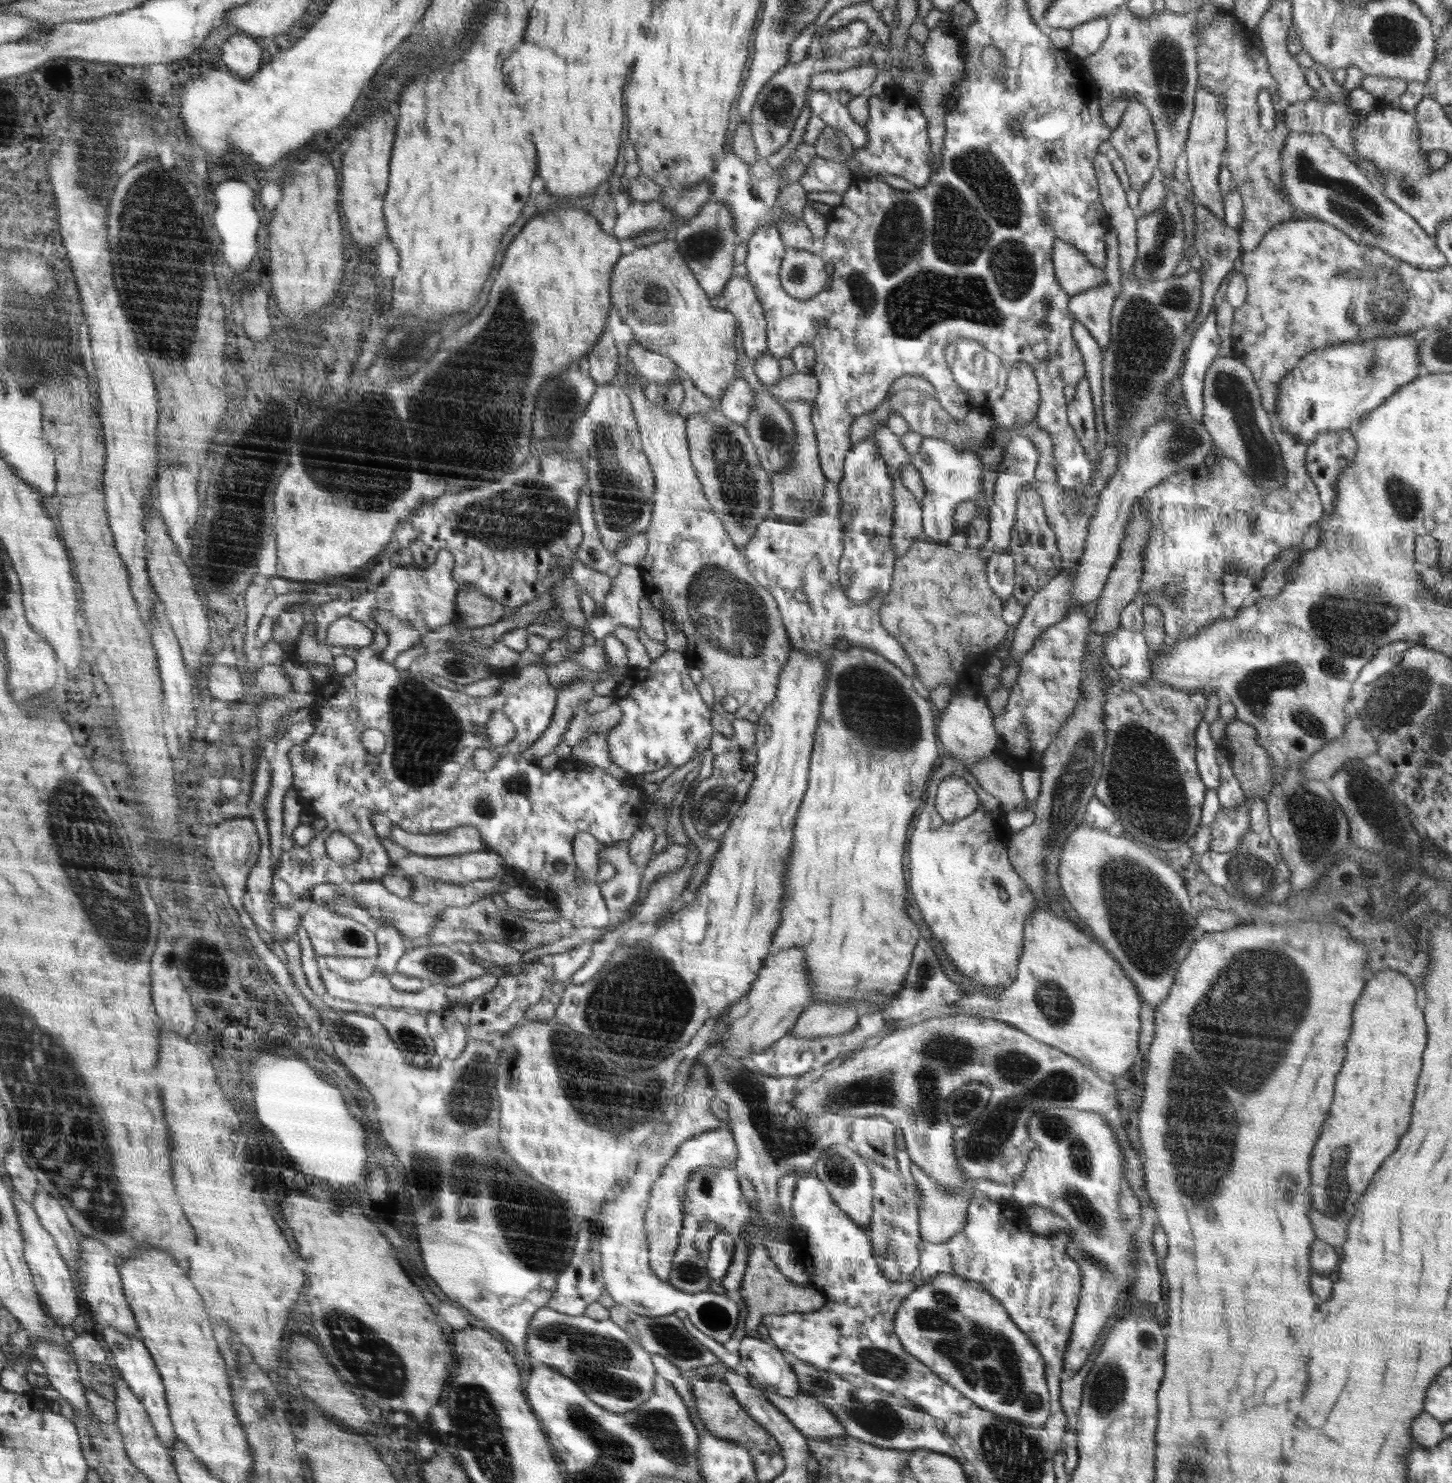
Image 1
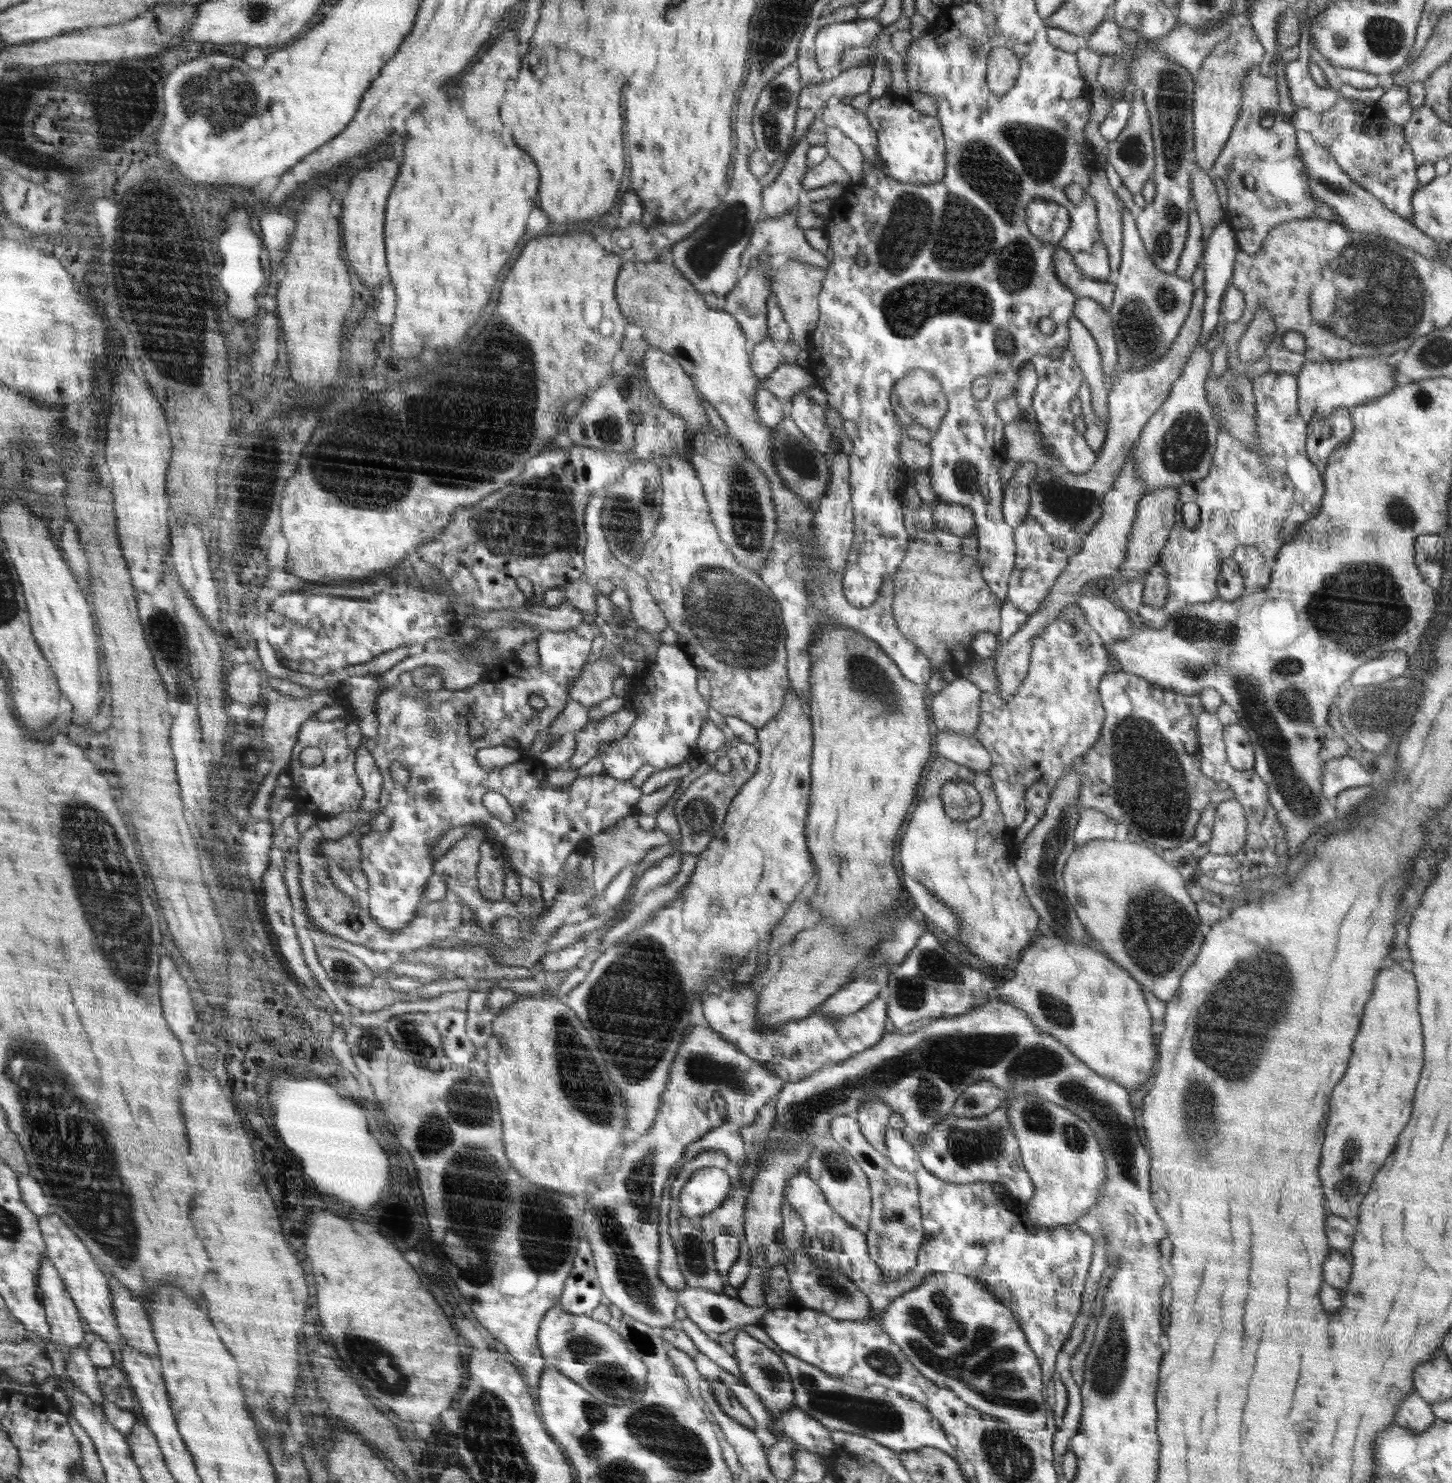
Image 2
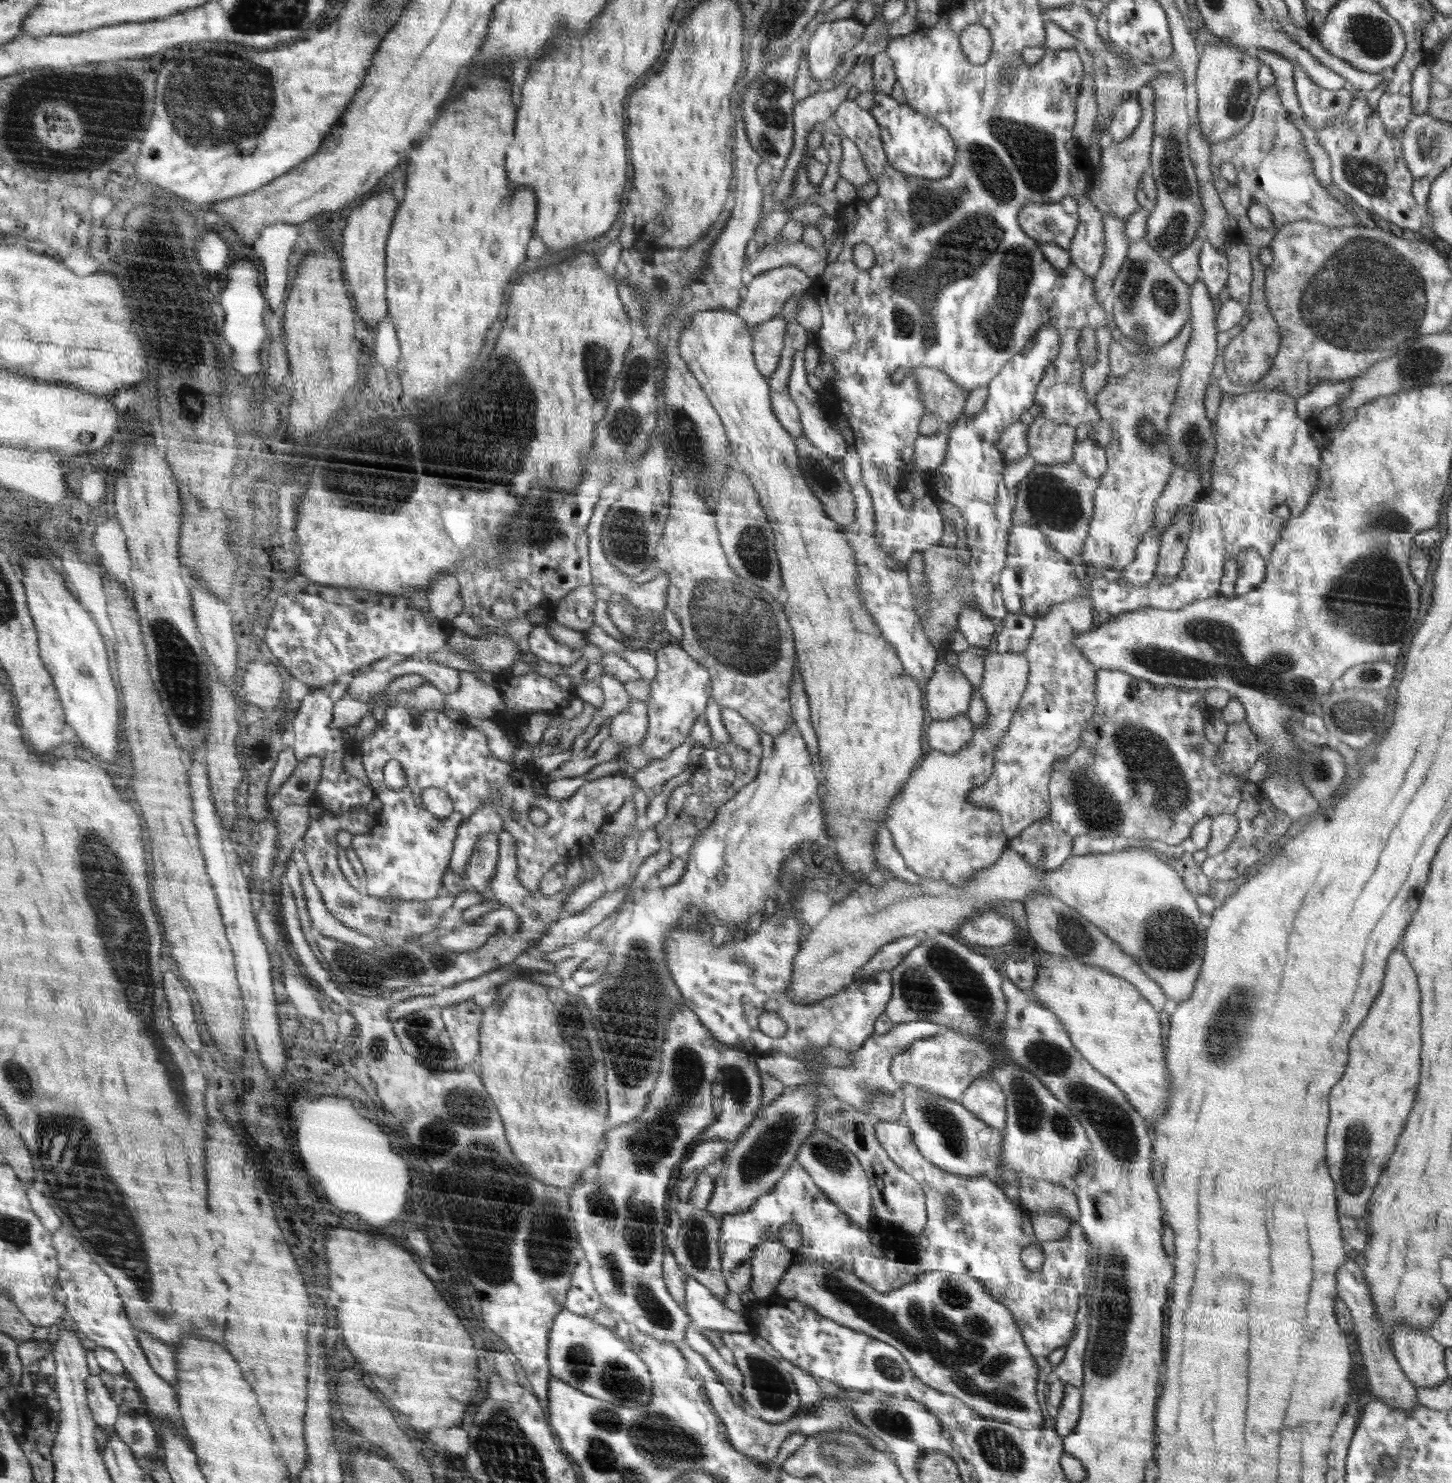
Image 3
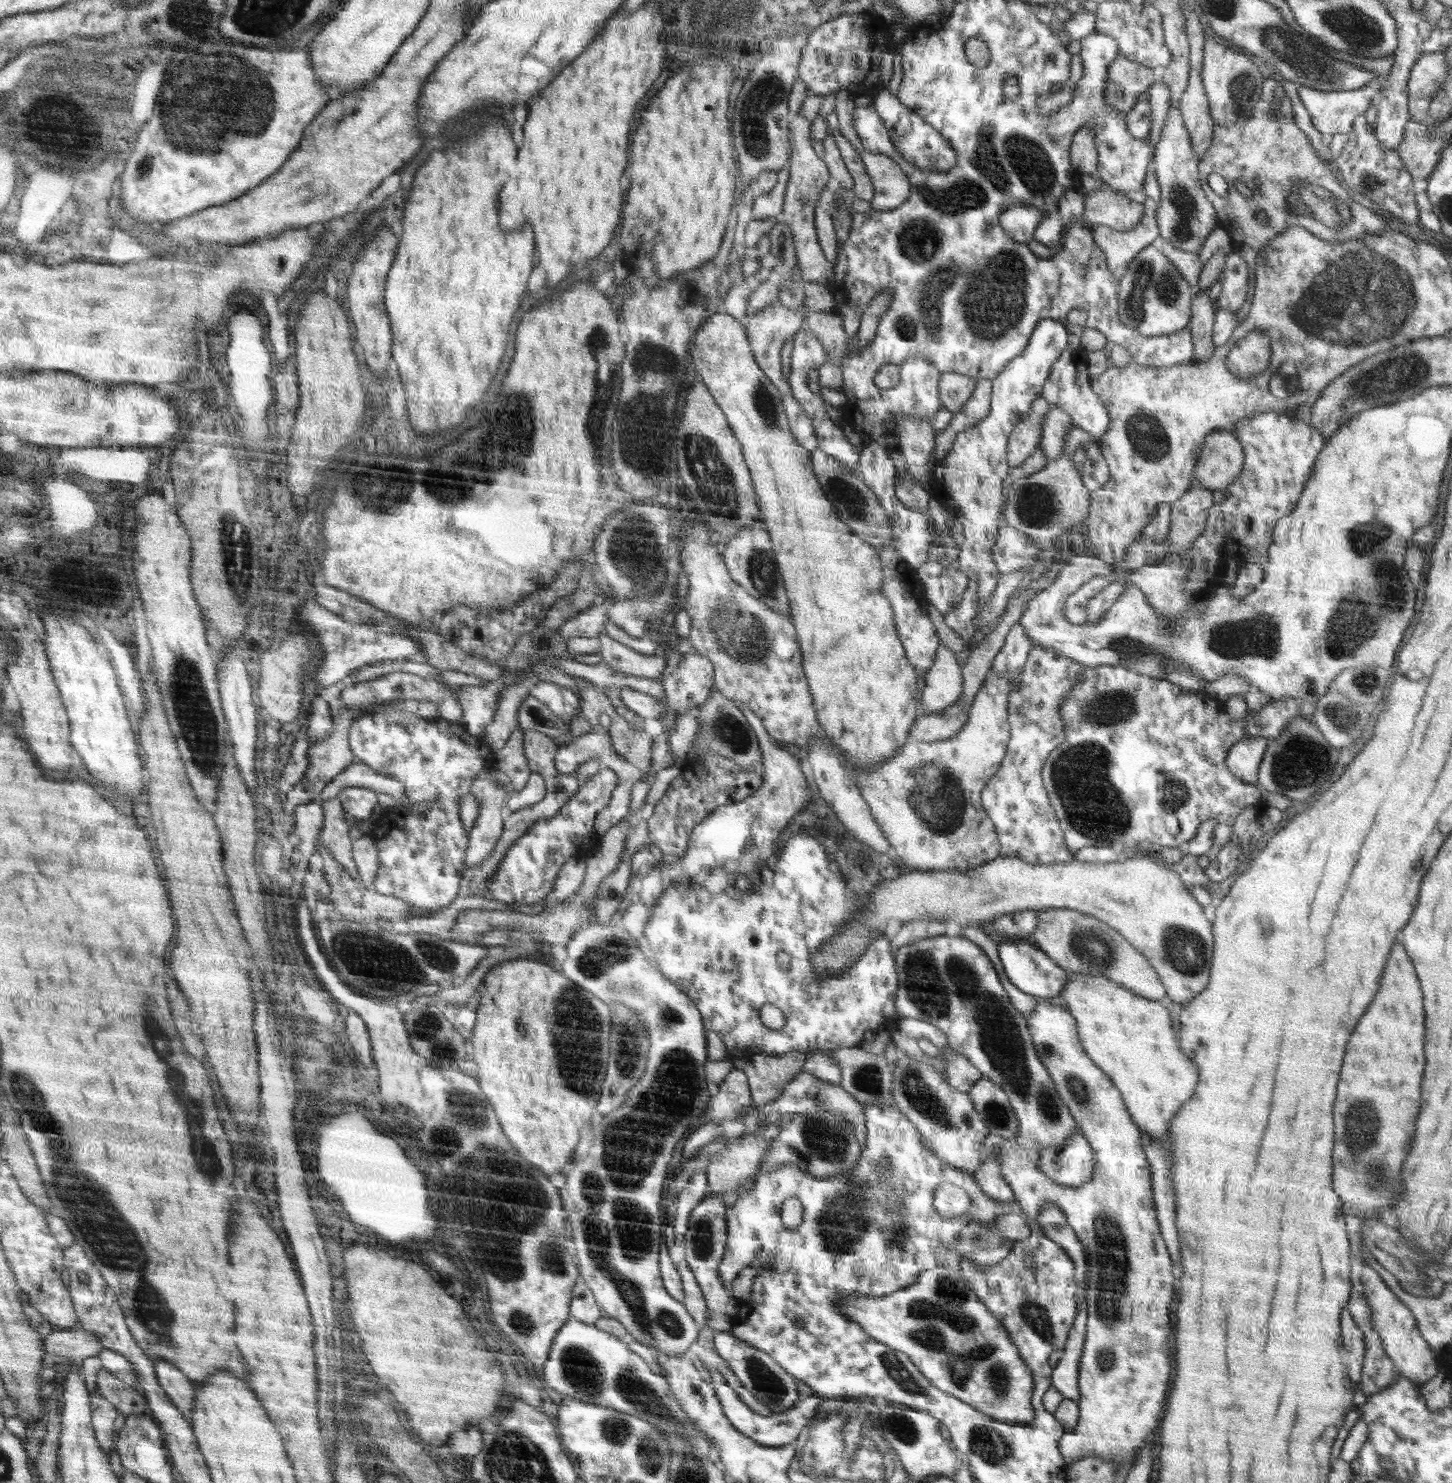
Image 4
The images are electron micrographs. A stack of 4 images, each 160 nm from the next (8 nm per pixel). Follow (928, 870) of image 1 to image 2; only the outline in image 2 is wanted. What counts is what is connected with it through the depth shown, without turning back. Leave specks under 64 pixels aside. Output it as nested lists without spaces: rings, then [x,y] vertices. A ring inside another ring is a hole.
[[[937,756],[931,763],[922,785],[919,802],[911,813],[910,822],[902,833],[899,842],[899,864],[910,878],[923,884],[938,900],[941,900],[959,918],[959,953],[972,956],[973,960],[981,960],[990,973],[1006,976],[1006,964],[1010,958],[1016,958],[1030,945],[1030,938],[1038,928],[1039,914],[1034,910],[1023,889],[1015,867],[1017,847],[1016,830],[1004,823],[993,787],[993,780],[988,772],[978,772],[967,766],[960,766],[949,758]],[[965,780],[978,790],[983,805],[979,816],[968,821],[958,822],[944,813],[940,789],[947,782]]]

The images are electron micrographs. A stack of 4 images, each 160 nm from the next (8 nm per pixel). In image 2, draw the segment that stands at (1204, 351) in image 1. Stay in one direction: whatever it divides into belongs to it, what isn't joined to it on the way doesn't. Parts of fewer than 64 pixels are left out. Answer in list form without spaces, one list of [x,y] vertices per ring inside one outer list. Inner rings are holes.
[[[1224,220],[1218,223],[1218,226],[1215,226],[1212,231],[1207,232],[1205,252],[1203,253],[1204,259],[1201,262],[1202,266],[1205,268],[1205,281],[1203,285],[1206,298],[1203,306],[1201,334],[1198,341],[1200,341],[1200,339],[1208,339],[1212,331],[1216,328],[1218,320],[1220,320],[1222,297],[1226,288],[1230,285],[1231,276],[1234,272],[1235,256],[1239,249],[1234,231],[1228,224],[1228,221]]]

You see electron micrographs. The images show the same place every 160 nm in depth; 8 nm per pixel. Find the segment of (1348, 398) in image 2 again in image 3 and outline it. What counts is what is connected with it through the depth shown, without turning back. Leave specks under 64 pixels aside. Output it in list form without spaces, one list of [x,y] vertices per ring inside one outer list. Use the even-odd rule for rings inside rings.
[[[1348,378],[1343,381],[1318,381],[1304,396],[1297,398],[1296,408],[1302,420],[1319,417],[1323,410],[1339,402],[1349,394],[1353,380]]]

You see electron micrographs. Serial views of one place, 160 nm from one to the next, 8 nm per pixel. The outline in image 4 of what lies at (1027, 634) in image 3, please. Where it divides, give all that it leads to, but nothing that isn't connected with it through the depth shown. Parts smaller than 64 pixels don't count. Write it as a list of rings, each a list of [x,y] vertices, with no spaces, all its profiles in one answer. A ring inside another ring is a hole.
[[[1016,622],[1007,632],[1004,644],[995,654],[991,670],[1002,678],[1008,678],[1015,689],[1019,689],[1021,672],[1032,650],[1033,642],[1027,637],[1023,626]]]

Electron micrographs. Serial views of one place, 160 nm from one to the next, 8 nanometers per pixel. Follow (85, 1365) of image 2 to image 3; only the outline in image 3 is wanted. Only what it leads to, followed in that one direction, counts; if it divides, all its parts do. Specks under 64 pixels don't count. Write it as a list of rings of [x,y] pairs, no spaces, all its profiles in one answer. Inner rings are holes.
[[[90,1375],[86,1385],[88,1387],[88,1404],[93,1409],[97,1423],[103,1428],[113,1428],[119,1415],[119,1408],[112,1400],[102,1379],[99,1375]]]

